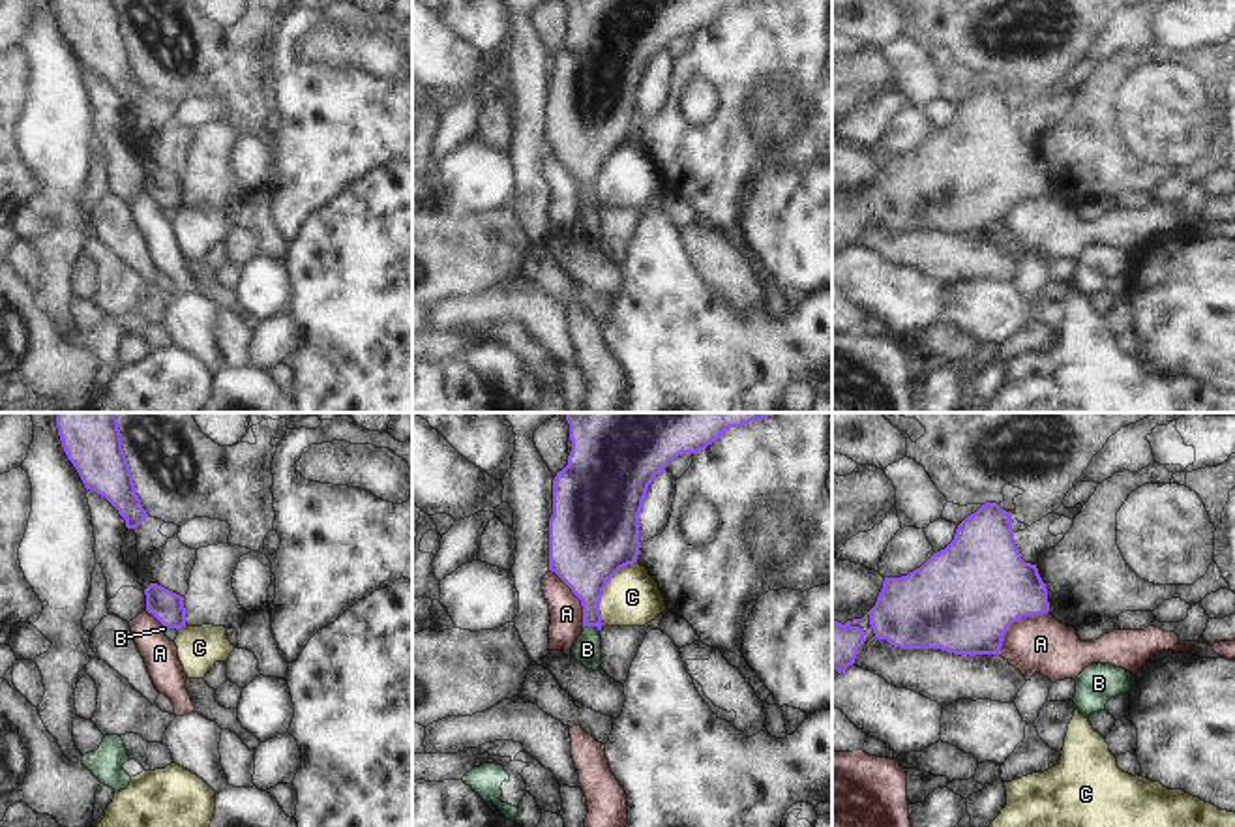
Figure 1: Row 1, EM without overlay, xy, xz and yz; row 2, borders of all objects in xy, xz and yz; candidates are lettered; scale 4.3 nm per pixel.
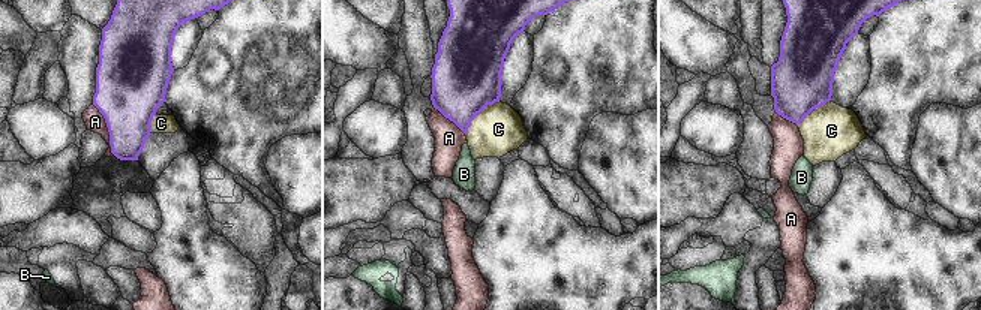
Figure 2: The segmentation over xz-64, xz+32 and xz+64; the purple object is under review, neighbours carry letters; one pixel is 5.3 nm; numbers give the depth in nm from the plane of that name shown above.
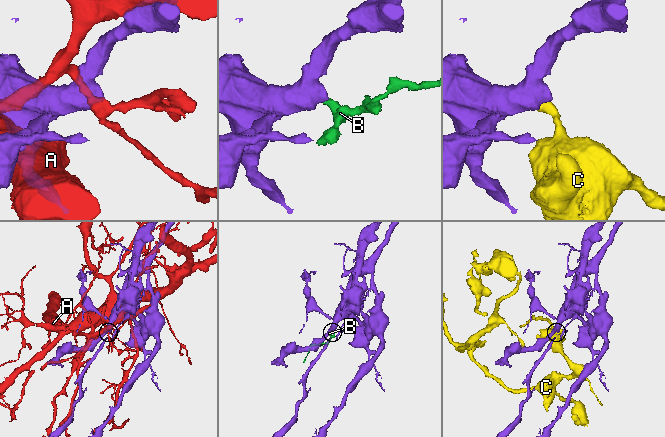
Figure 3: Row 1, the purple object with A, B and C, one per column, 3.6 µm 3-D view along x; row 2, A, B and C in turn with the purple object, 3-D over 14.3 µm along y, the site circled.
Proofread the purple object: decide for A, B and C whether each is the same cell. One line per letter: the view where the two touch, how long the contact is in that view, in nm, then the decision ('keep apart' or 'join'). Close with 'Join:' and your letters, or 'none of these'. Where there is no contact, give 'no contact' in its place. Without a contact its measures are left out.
A: contact in yz; length 280 nm; keep apart
B: contact in xz; length 80 nm; keep apart
C: contact in xz; length 320 nm; keep apart
Join: none of these

